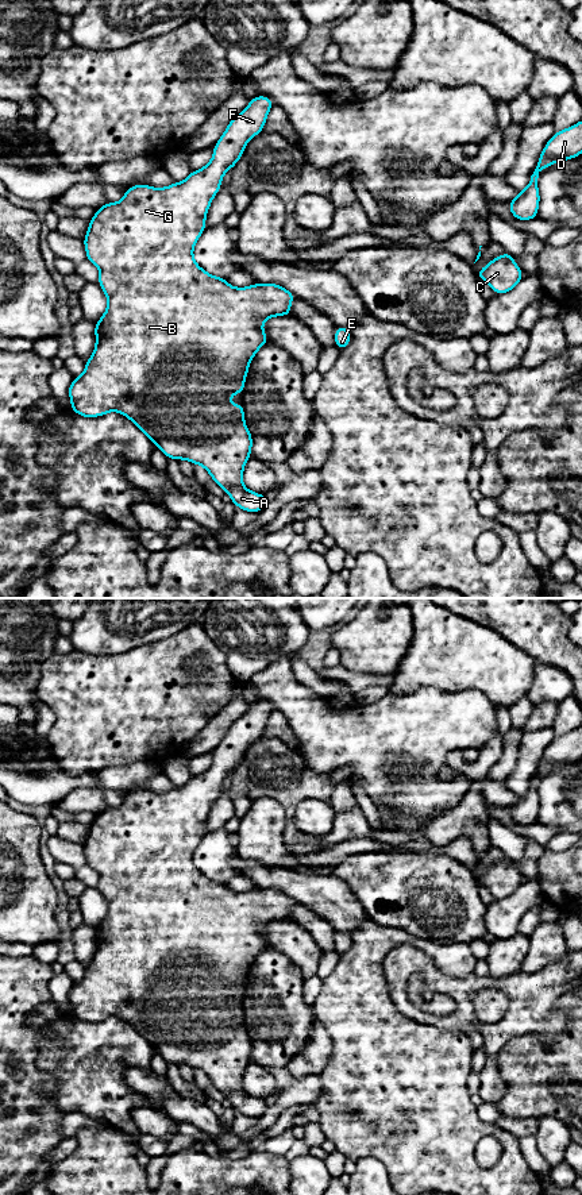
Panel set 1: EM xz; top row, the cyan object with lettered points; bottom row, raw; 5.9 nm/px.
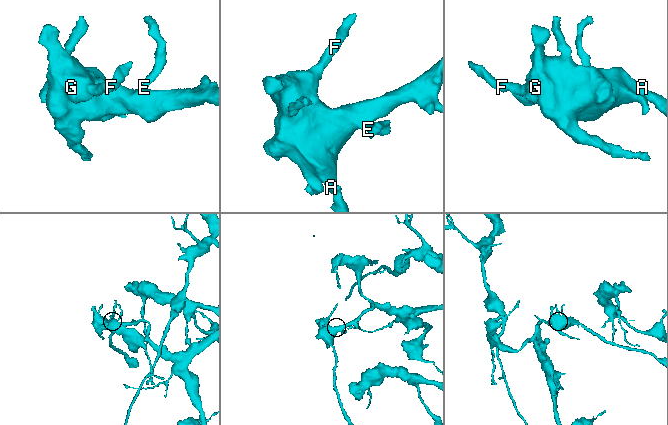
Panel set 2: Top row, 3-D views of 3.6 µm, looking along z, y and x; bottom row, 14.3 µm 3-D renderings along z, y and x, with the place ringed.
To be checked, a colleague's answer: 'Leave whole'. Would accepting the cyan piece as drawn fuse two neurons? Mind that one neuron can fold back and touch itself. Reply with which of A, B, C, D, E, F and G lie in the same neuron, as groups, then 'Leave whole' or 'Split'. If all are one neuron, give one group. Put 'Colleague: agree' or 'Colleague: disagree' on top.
Colleague: agree
Groups: A B C D E F G. Leave whole

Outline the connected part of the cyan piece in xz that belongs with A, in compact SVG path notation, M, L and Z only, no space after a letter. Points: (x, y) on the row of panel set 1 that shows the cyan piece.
M269 96L253 97L247 108L228 123L226 131L213 146L212 159L204 167L190 171L182 182L173 182L167 188L153 188L144 184L134 185L124 190L124 197L120 201L113 204L105 203L89 220L89 228L84 238L84 247L86 259L100 270L97 284L105 293L108 305L101 319L95 324L96 346L93 354L85 362L84 373L78 378L73 378L68 390L72 412L89 419L107 415L112 410L119 412L130 419L166 455L166 458L177 460L186 459L193 464L203 466L209 473L212 481L223 487L231 497L231 502L234 502L235 506L254 513L259 513L269 500L265 494L257 494L243 486L243 469L246 462L251 458L253 436L244 423L244 406L240 404L231 404L228 398L231 394L243 393L250 362L257 351L269 343L262 324L274 316L290 316L290 304L297 297L278 284L254 284L246 288L234 288L226 278L215 277L201 269L193 258L193 247L207 228L205 217L213 197L220 190L223 176L243 157L246 144L263 131L271 107L273 101Z

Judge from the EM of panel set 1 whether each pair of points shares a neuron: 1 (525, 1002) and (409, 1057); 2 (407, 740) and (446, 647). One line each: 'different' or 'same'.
1: different
2: different

